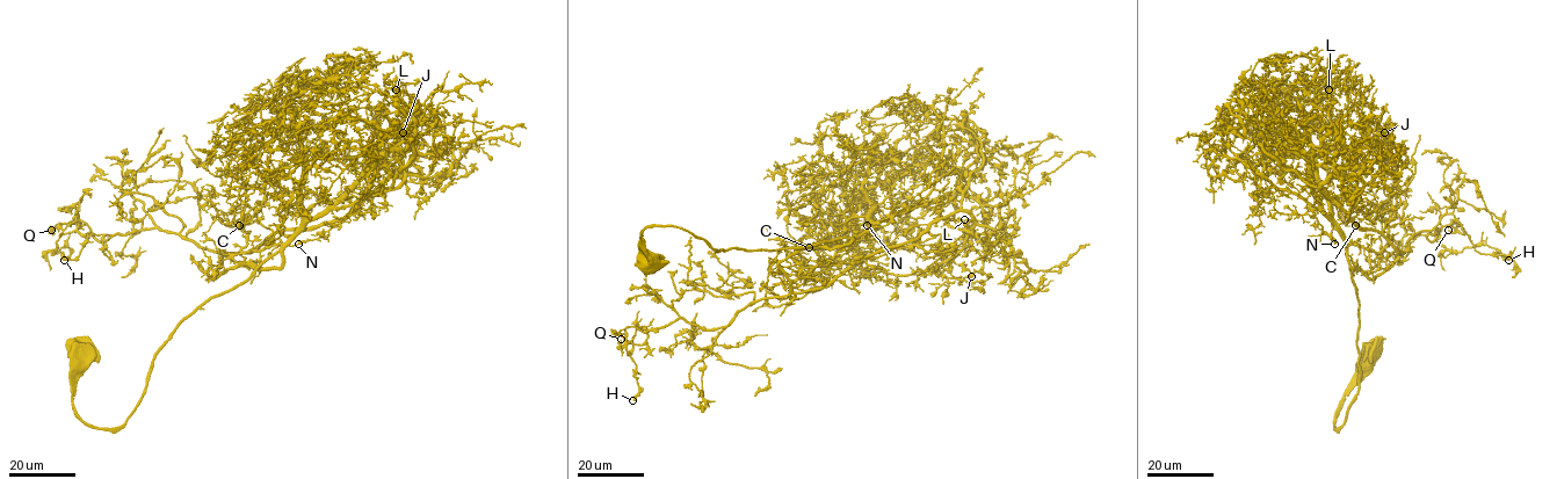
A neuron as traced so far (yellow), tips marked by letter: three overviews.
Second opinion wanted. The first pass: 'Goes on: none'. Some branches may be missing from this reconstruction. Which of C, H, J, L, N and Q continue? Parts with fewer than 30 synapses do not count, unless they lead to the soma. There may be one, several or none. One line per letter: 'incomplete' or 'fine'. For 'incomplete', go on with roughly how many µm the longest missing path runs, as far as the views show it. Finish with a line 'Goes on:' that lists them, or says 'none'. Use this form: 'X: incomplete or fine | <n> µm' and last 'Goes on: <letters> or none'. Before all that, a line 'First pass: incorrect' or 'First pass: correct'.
First pass: correct
C: fine
H: fine
J: fine
L: fine
N: fine
Q: fine
Goes on: none

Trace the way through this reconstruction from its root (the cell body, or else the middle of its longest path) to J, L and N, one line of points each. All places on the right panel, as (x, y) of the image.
J: (1373, 353), (1334, 428), (1360, 385), (1359, 303), (1331, 200), (1360, 209), (1384, 132)
L: (1373, 353), (1334, 428), (1360, 385), (1359, 303), (1346, 240), (1296, 149), (1324, 136), (1329, 89)
N: (1373, 353), (1371, 369), (1344, 397), (1334, 428), (1360, 385), (1359, 303), (1346, 240), (1311, 205), (1334, 244)

